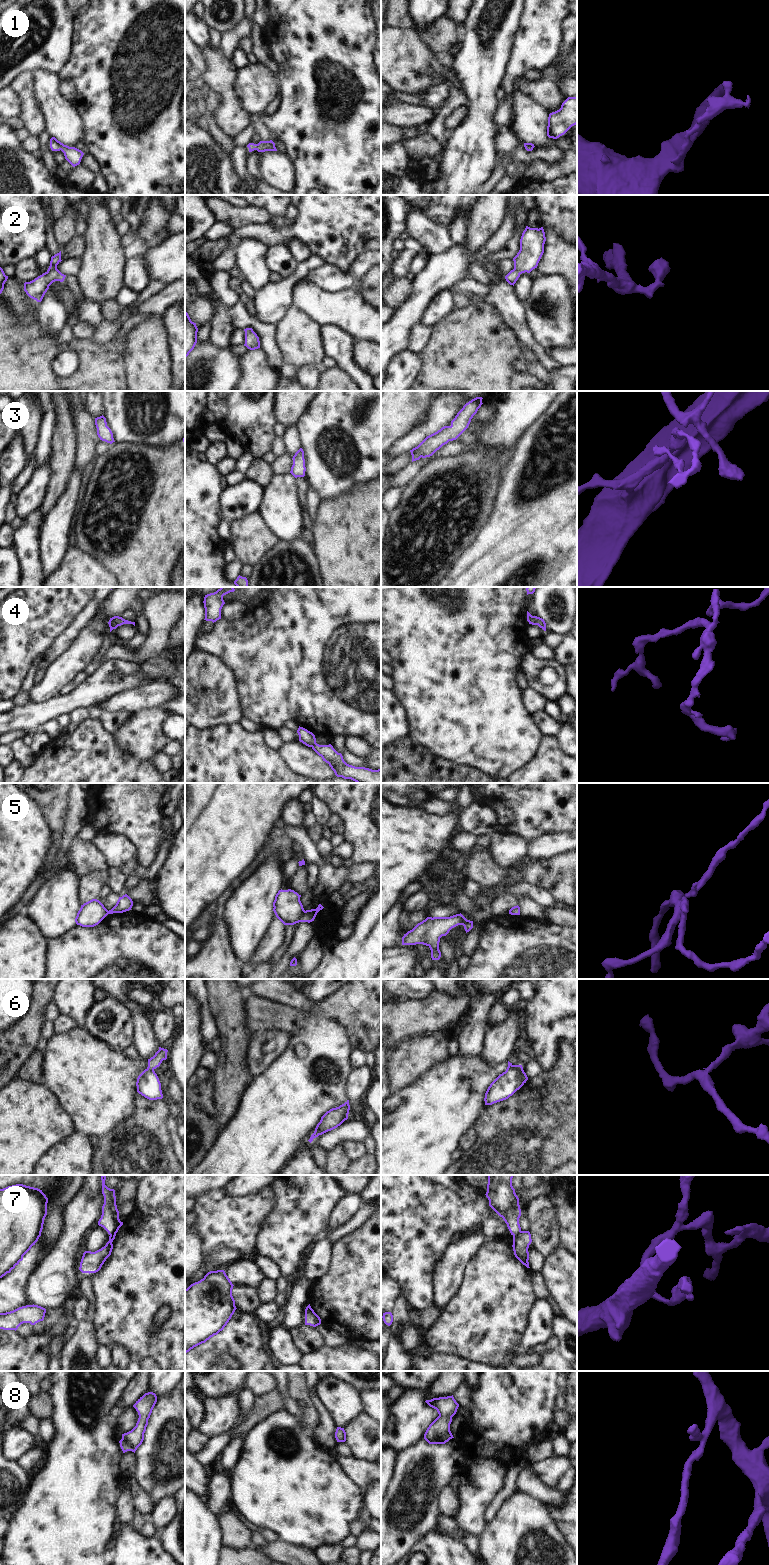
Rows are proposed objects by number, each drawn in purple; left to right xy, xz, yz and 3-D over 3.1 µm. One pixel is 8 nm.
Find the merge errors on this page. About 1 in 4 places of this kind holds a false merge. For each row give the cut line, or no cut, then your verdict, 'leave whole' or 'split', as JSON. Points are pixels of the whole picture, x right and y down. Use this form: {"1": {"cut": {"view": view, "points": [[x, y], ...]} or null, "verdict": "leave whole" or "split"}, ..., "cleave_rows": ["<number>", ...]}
{"1": {"cut": null, "verdict": "leave whole"}, "2": {"cut": null, "verdict": "leave whole"}, "3": {"cut": null, "verdict": "leave whole"}, "4": {"cut": null, "verdict": "leave whole"}, "5": {"cut": {"view": "xz", "points": [[305, 911], [299, 921]]}, "verdict": "split"}, "6": {"cut": {"view": "xy", "points": [[147, 1068], [153, 1070]]}, "verdict": "split"}, "7": {"cut": {"view": "yz", "points": [[521, 1231], [513, 1236]]}, "verdict": "split"}, "8": {"cut": null, "verdict": "leave whole"}, "cleave_rows": ["5", "6", "7"]}

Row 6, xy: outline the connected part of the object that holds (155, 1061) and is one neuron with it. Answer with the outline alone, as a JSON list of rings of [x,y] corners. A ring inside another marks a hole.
[[[159,1047],[159,1050],[155,1053],[153,1057],[148,1059],[148,1070],[154,1070],[160,1066],[163,1060],[167,1059],[167,1049]]]

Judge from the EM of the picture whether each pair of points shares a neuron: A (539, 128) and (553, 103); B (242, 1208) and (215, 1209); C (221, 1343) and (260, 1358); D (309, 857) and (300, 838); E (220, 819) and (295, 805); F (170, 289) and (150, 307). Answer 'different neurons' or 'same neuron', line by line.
A: different neurons
B: same neuron
C: same neuron
D: same neuron
E: different neurons
F: same neuron

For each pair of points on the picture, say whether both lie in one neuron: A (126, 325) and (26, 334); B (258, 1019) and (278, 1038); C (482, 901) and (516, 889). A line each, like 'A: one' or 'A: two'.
A: two
B: two
C: two

